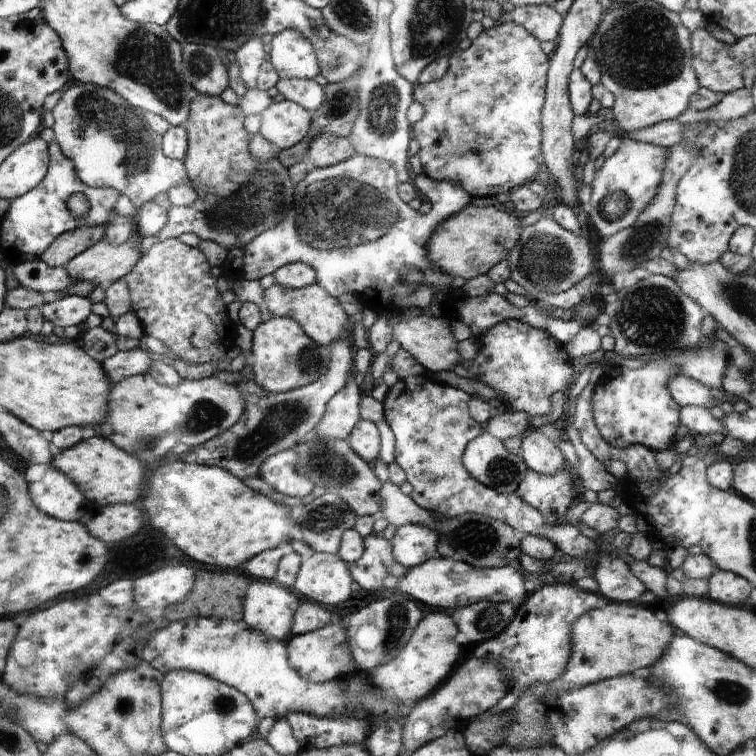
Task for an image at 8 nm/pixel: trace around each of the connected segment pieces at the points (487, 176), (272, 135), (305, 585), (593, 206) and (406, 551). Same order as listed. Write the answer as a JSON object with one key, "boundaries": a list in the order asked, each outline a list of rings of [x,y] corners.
{"boundaries":[[[[514,21],[496,22],[494,27],[483,29],[480,35],[471,41],[471,46],[467,50],[458,50],[449,56],[449,65],[446,74],[440,80],[429,83],[418,82],[415,92],[416,100],[424,106],[424,116],[422,120],[414,123],[414,138],[420,144],[418,158],[422,163],[422,170],[432,180],[458,182],[472,198],[484,198],[488,195],[498,195],[514,191],[520,186],[528,185],[532,180],[536,180],[536,174],[540,170],[540,110],[544,104],[544,86],[546,86],[546,70],[548,70],[548,58],[540,48],[540,42],[536,36],[530,34],[525,27]]],[[[288,99],[279,102],[272,100],[260,116],[259,133],[279,150],[304,141],[312,130],[312,112]]],[[[314,552],[301,561],[292,589],[304,600],[338,606],[350,598],[352,576],[336,554]]],[[[622,138],[619,148],[606,159],[603,166],[594,175],[591,182],[592,194],[587,203],[582,203],[581,210],[584,219],[590,219],[596,230],[600,232],[601,238],[612,237],[637,222],[642,212],[649,208],[653,198],[657,196],[661,182],[664,180],[665,167],[668,165],[669,150],[661,146],[654,146],[645,142],[636,142]]],[[[424,524],[400,526],[390,541],[393,543],[395,560],[406,568],[439,557],[437,545],[440,544],[440,536],[433,528]]]]}

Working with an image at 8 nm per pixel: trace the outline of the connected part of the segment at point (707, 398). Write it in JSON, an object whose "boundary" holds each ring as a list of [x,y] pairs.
{"boundary":[[[676,374],[669,383],[669,390],[672,392],[673,399],[681,407],[698,406],[709,408],[714,404],[710,394],[710,388],[702,382],[688,378],[684,374]]]}

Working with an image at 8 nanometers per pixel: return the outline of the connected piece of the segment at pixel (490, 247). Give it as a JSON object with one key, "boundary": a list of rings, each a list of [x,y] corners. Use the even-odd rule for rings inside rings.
{"boundary":[[[468,205],[448,221],[442,222],[425,247],[432,266],[438,266],[440,272],[452,278],[460,276],[469,281],[487,274],[500,260],[506,261],[521,240],[523,232],[524,226],[520,217],[512,216],[506,209],[500,211],[496,207],[478,208]]]}

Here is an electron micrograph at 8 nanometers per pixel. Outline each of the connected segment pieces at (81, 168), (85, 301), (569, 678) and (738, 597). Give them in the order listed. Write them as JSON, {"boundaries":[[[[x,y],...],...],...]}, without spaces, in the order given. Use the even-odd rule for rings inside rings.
{"boundaries":[[[[92,83],[76,84],[64,93],[62,102],[54,109],[54,116],[55,125],[52,128],[55,138],[65,154],[77,163],[80,178],[92,187],[112,187],[121,194],[127,194],[134,200],[139,213],[147,202],[152,202],[159,194],[168,194],[176,186],[196,186],[186,161],[170,158],[165,153],[164,135],[150,126],[146,111],[134,106],[114,89]]],[[[70,295],[53,303],[45,303],[41,309],[47,321],[56,326],[79,327],[80,324],[88,322],[88,318],[94,314],[94,303],[90,297]]],[[[610,601],[604,608],[590,610],[582,614],[573,624],[573,656],[566,672],[555,681],[548,683],[554,690],[568,690],[568,688],[582,688],[589,684],[605,681],[610,678],[628,675],[633,672],[644,673],[657,664],[669,649],[670,641],[676,631],[664,619],[659,611],[653,611],[648,606],[636,603],[621,603]]],[[[717,569],[708,578],[708,597],[716,602],[724,602],[728,606],[740,606],[752,592],[752,585],[741,575]]]]}

